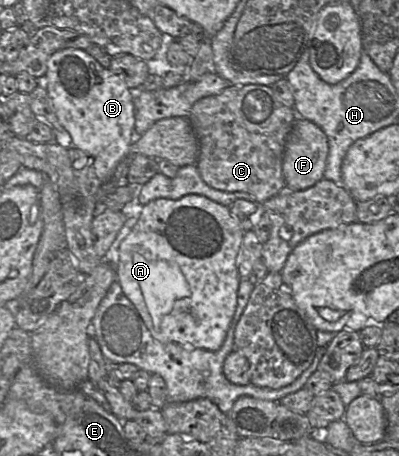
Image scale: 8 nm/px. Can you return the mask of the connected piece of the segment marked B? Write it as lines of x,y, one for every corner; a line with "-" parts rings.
67,48
52,54
43,83
56,117
70,134
75,148
93,158
97,178
103,182
126,156
135,132
133,97
122,76
104,68
83,49

